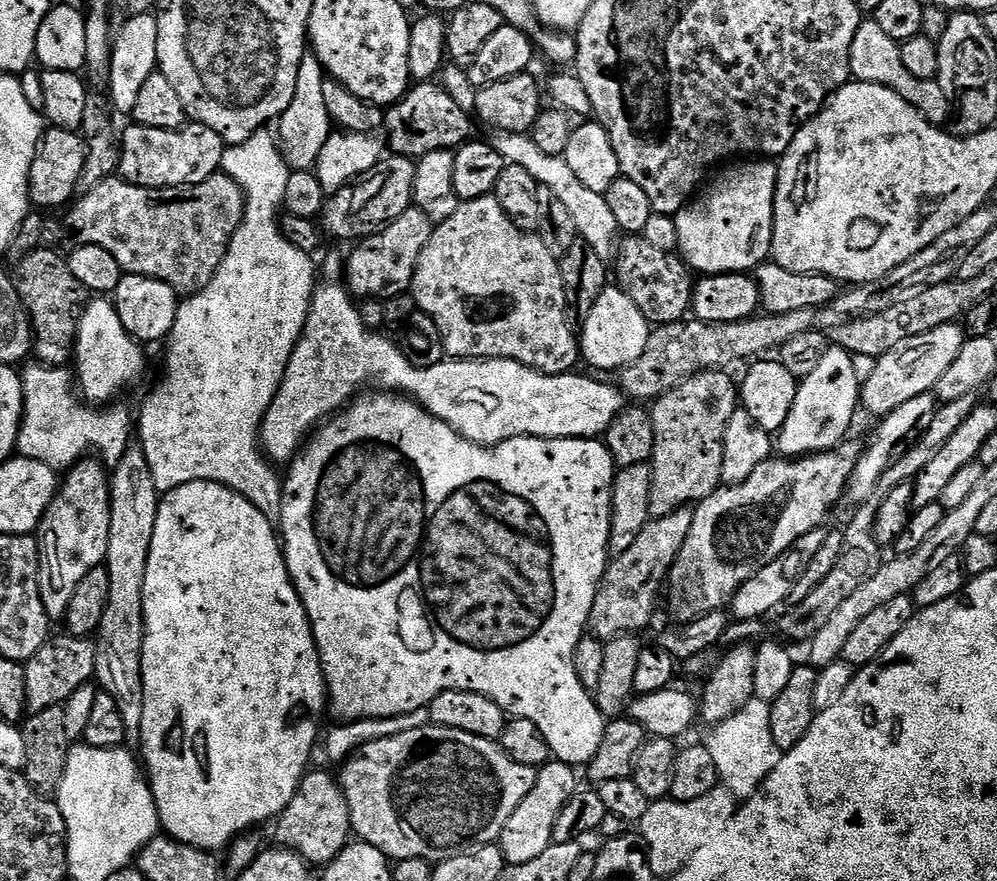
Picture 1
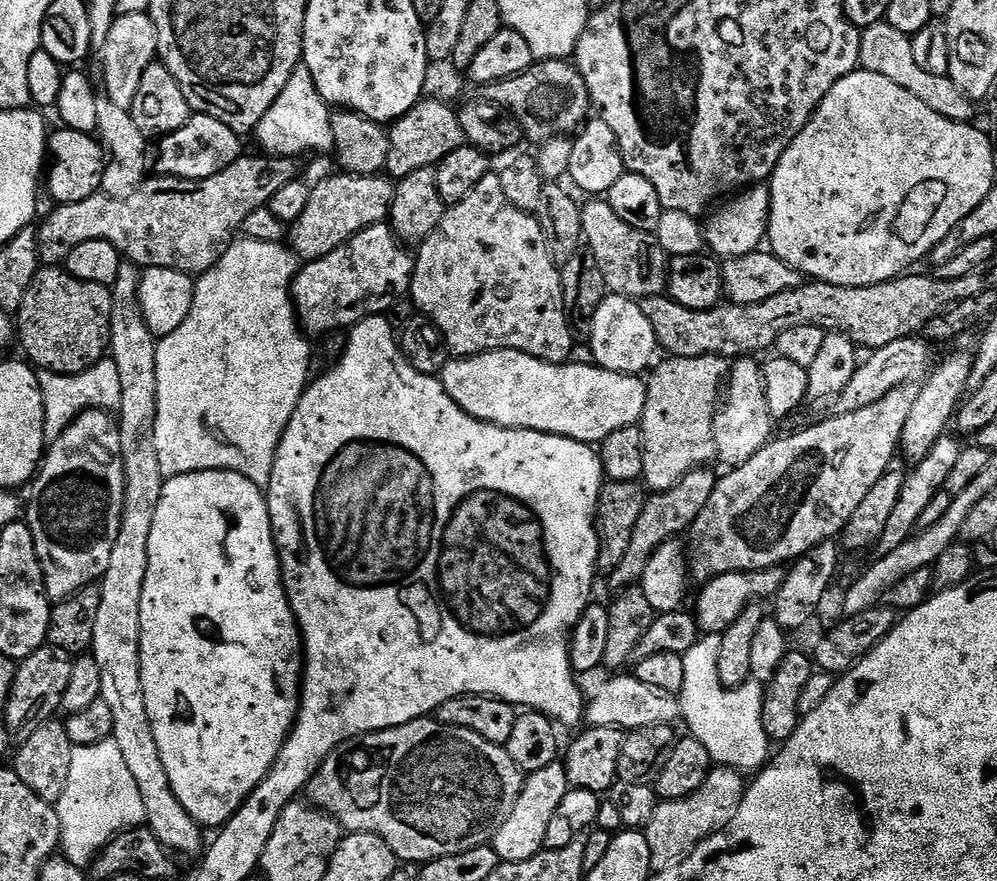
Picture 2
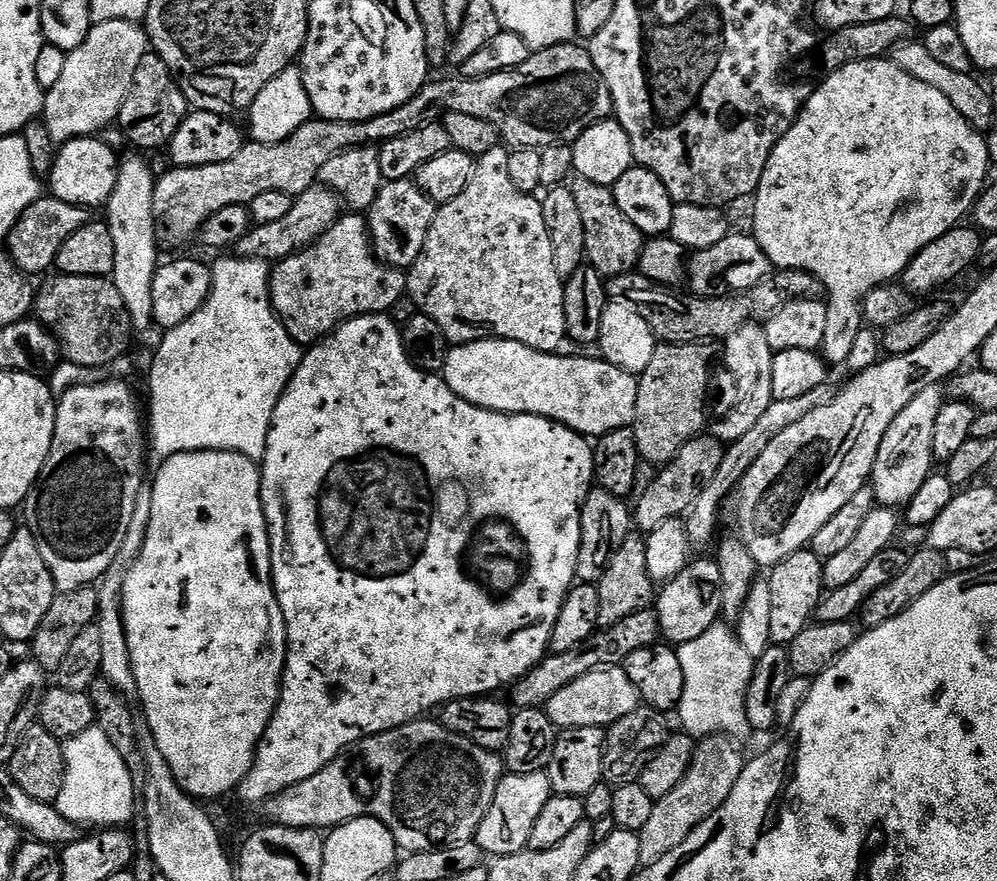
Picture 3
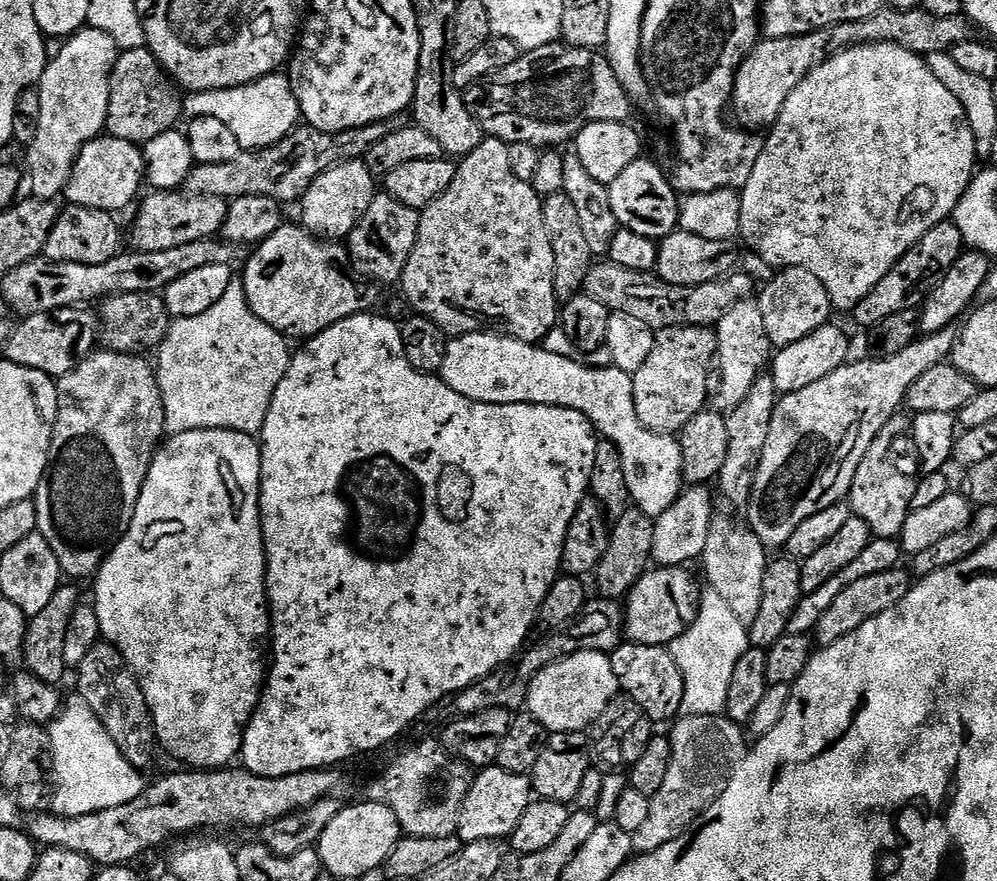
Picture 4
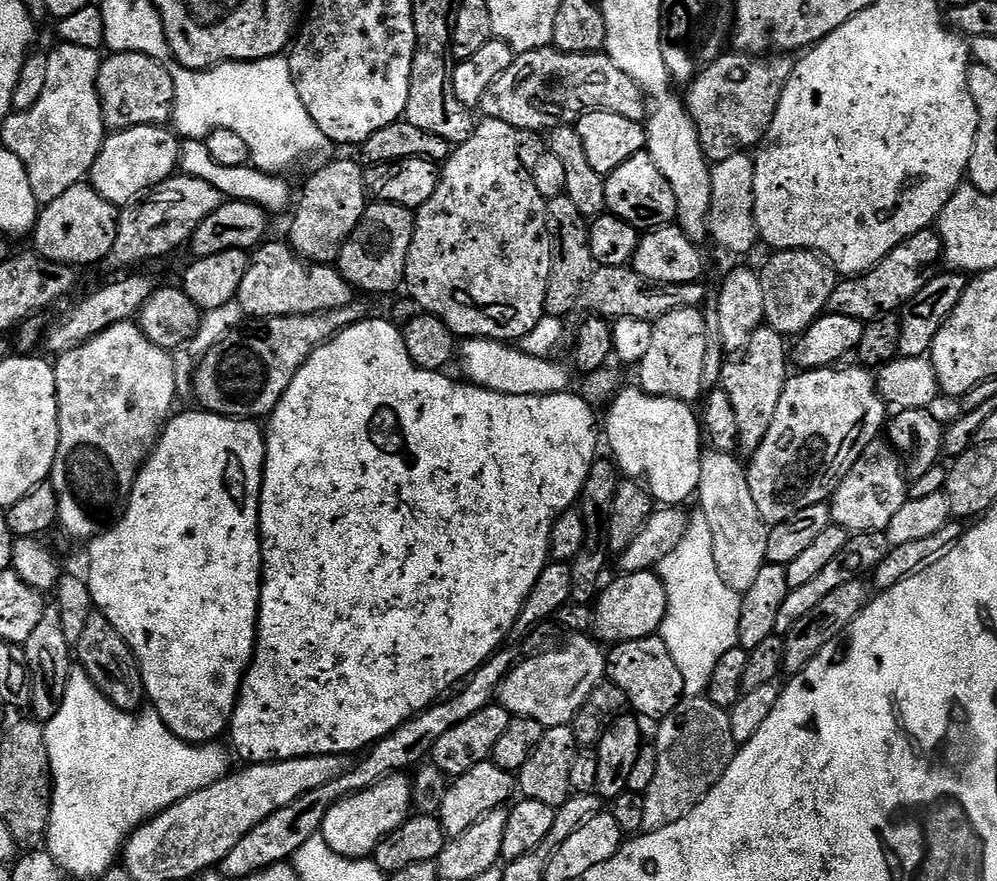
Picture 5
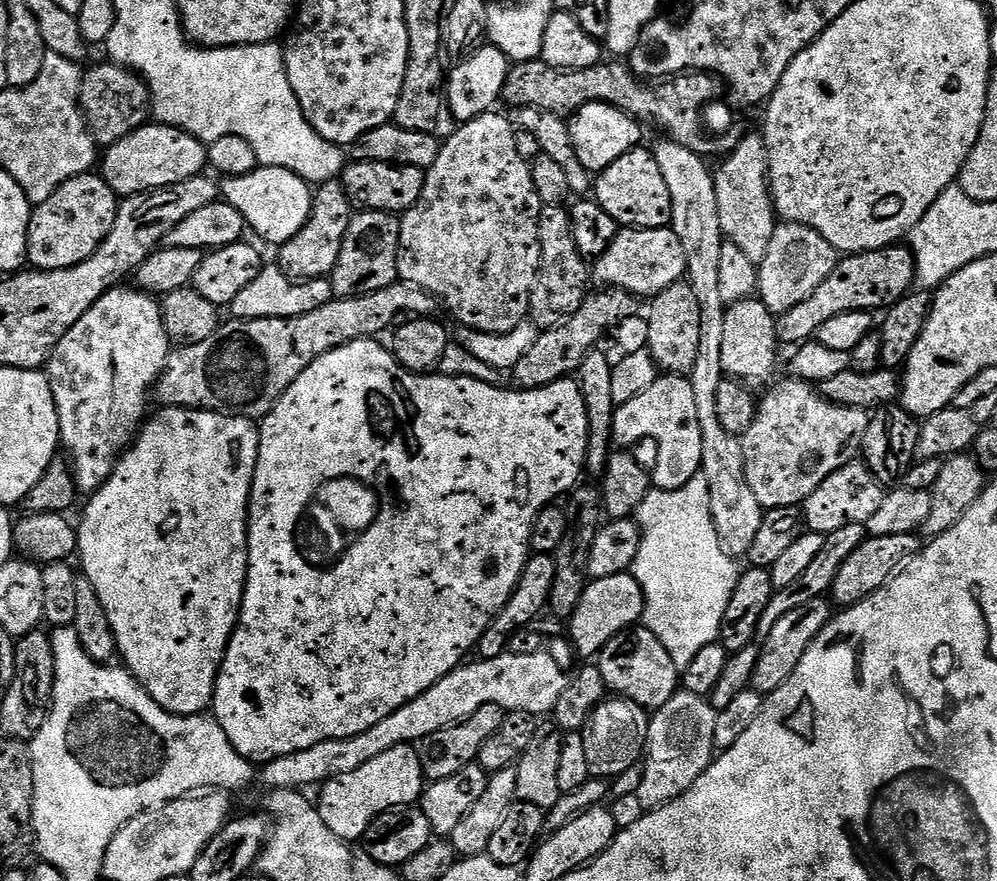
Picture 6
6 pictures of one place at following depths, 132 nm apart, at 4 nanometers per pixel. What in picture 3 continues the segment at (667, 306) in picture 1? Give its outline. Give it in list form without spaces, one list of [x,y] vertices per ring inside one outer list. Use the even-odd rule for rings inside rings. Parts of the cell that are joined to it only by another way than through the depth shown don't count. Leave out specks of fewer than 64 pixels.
[[[579,178],[573,179],[570,187],[574,202],[578,202],[578,210],[582,213],[582,230],[586,230],[584,255],[587,263],[605,278],[631,273],[640,263],[646,239],[644,233],[638,231],[622,210],[618,210],[611,188]]]

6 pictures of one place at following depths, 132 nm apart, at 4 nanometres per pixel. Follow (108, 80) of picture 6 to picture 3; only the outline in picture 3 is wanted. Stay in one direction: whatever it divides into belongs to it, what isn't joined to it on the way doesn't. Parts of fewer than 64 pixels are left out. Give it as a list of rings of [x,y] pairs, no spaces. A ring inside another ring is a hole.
[[[149,54],[142,58],[142,62],[138,62],[138,70],[134,70],[132,85],[120,107],[118,128],[124,131],[125,138],[136,147],[133,149],[163,149],[189,111],[188,99],[176,85],[176,78],[166,66],[166,62],[162,62],[158,55]]]

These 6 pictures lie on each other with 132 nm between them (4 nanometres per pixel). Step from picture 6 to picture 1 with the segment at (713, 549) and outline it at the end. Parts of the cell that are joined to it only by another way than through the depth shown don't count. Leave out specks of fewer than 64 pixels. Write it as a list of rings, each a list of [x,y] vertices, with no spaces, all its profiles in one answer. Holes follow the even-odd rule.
[[[753,700],[734,718],[715,725],[711,729],[712,737],[706,740],[710,754],[714,754],[714,766],[718,766],[720,784],[729,788],[738,798],[747,798],[755,794],[764,784],[764,780],[778,766],[782,755],[780,747],[770,734],[770,704],[766,700]]]

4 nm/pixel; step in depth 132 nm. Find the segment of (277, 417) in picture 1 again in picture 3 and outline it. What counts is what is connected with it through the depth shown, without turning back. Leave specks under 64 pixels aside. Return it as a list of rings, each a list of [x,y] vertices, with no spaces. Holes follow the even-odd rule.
[[[475,340],[449,347],[442,379],[450,386],[450,390],[454,390],[454,394],[458,394],[458,398],[474,406],[489,408],[492,412],[507,412],[509,416],[544,416],[574,429],[585,438],[599,438],[607,432],[629,427],[638,406],[639,379],[603,358],[587,360],[584,356],[564,355],[539,352],[513,340]]]

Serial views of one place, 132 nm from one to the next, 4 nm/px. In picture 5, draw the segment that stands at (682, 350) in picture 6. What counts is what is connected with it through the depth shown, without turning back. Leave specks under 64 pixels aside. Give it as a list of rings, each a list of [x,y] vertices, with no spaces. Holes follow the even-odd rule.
[[[700,308],[670,310],[670,314],[653,323],[650,350],[646,350],[646,358],[642,358],[638,365],[639,387],[651,396],[695,405],[706,392],[702,382],[702,370],[706,367],[707,345],[708,327],[704,321],[704,312]]]

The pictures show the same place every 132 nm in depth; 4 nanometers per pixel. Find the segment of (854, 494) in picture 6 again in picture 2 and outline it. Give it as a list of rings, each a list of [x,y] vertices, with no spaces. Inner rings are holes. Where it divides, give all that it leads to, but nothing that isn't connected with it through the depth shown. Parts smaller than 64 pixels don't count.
[[[971,351],[956,352],[953,356],[946,357],[936,369],[933,367],[927,373],[923,381],[925,384],[916,392],[914,406],[910,406],[910,418],[906,418],[906,426],[900,438],[899,451],[908,459],[908,462],[926,458],[930,446],[934,446],[934,442],[938,442],[941,436],[949,431],[956,415],[956,409],[960,407],[960,401],[969,391],[968,383],[972,373],[973,359]]]

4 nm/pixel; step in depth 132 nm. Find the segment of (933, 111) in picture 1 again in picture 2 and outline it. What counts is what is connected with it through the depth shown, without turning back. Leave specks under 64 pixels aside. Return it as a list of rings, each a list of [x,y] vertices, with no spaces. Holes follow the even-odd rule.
[[[881,22],[863,29],[860,34],[860,68],[866,72],[882,74],[884,78],[890,78],[892,82],[898,82],[904,90],[910,90],[916,98],[922,98],[926,106],[938,114],[942,114],[951,120],[971,121],[973,101],[969,100],[967,94],[948,76],[930,74],[922,70],[918,62],[914,62],[914,50],[912,49],[912,37],[902,34],[902,30],[894,30],[886,22]]]

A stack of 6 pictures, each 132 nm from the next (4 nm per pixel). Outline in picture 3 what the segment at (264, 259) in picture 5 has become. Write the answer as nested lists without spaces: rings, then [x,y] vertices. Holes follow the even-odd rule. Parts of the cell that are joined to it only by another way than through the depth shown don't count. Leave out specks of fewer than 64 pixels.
[[[344,214],[340,219],[334,222],[334,226],[330,226],[330,230],[326,230],[326,234],[322,234],[316,240],[315,244],[311,244],[309,248],[304,248],[301,252],[295,252],[293,256],[288,256],[284,260],[279,261],[271,269],[270,279],[268,281],[268,292],[272,295],[272,309],[276,312],[276,317],[284,323],[284,328],[290,334],[290,338],[294,338],[297,344],[301,346],[311,346],[319,344],[324,337],[336,331],[341,324],[345,324],[347,320],[353,320],[356,316],[374,316],[377,314],[386,314],[391,306],[402,298],[408,291],[408,277],[401,269],[391,268],[388,264],[376,259],[376,253],[372,250],[372,238],[368,234],[368,221],[360,214]]]

